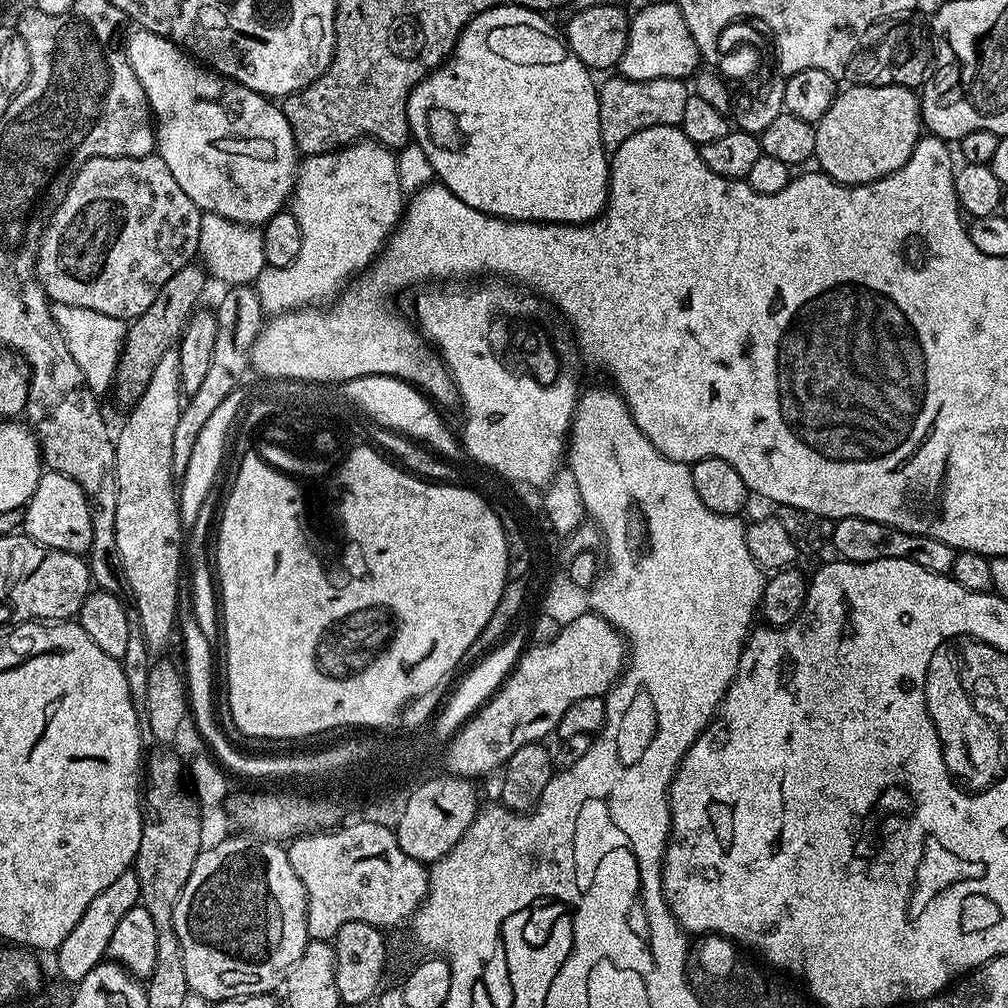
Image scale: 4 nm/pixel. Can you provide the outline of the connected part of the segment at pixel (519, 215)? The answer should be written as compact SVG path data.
M505 2L502 6L478 14L460 31L452 55L439 68L434 68L425 80L414 86L408 99L408 130L411 139L426 153L426 158L430 158L435 179L450 189L455 196L462 198L466 206L474 206L474 210L482 210L503 220L521 220L535 224L590 224L608 207L610 156L600 137L600 94L597 85L592 85L593 73L582 71L576 57L569 53L565 37L561 33L559 36L555 26L548 20L551 19L547 15L531 12L529 8L521 8L516 2Z

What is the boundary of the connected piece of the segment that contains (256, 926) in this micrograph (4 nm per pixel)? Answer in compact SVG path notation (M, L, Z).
M231 834L224 842L210 850L201 851L194 862L194 870L190 870L190 878L186 878L186 886L174 906L174 930L178 934L178 942L182 950L182 966L186 966L186 982L191 995L201 996L203 1000L233 1000L239 996L266 996L275 993L276 987L285 983L288 970L302 958L302 950L306 950L309 942L308 934L308 895L306 886L302 886L302 878L294 874L294 866L290 866L287 847L274 840L265 840L251 834Z

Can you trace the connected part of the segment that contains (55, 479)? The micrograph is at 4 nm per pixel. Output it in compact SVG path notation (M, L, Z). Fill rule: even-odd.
M45 471L22 515L25 528L23 531L29 540L35 540L46 548L62 550L75 556L87 554L90 550L90 542L94 538L90 522L90 506L82 486L78 486L74 478L61 472Z

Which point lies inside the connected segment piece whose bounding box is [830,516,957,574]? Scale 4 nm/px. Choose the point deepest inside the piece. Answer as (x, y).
(859, 540)

